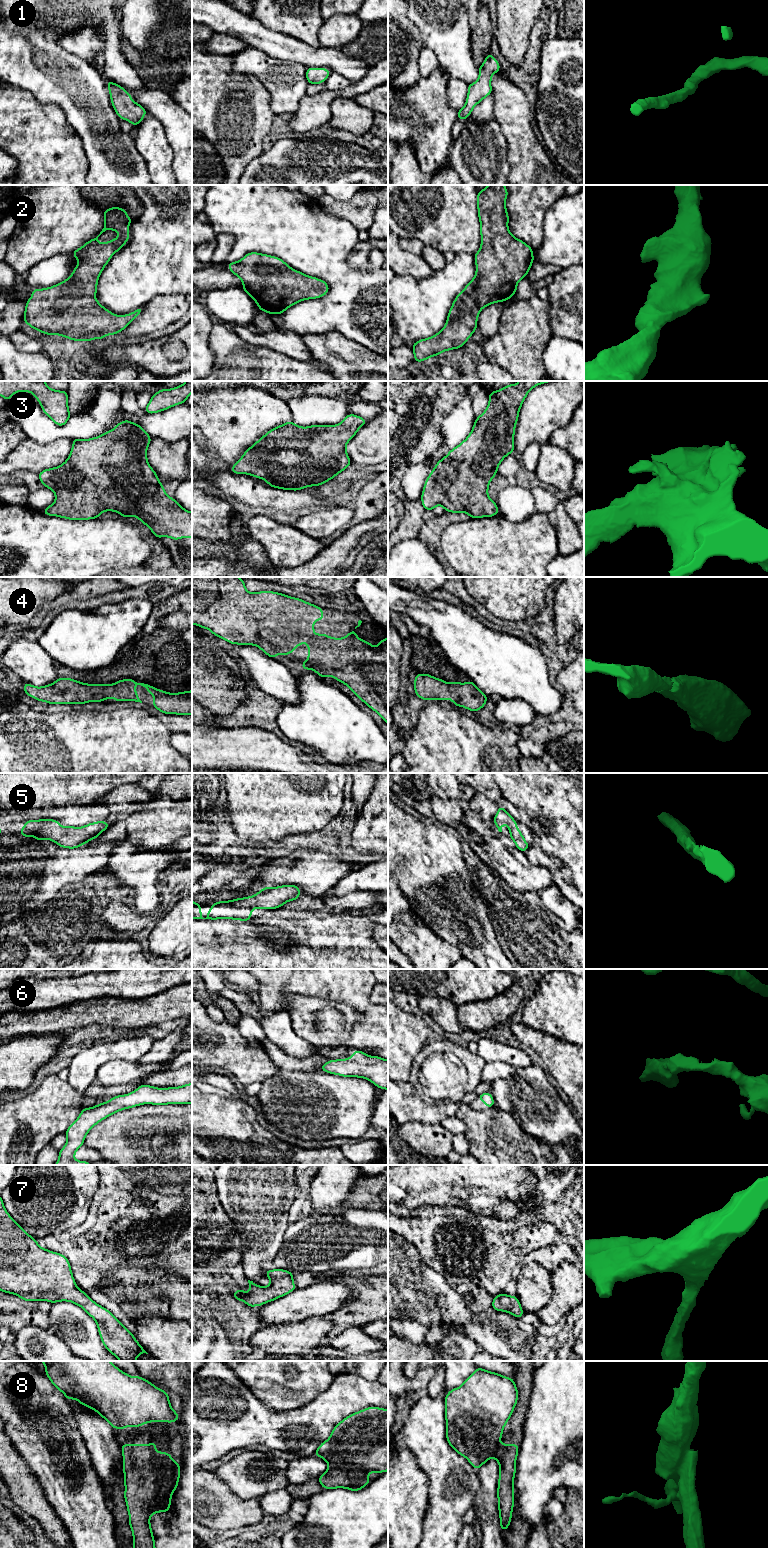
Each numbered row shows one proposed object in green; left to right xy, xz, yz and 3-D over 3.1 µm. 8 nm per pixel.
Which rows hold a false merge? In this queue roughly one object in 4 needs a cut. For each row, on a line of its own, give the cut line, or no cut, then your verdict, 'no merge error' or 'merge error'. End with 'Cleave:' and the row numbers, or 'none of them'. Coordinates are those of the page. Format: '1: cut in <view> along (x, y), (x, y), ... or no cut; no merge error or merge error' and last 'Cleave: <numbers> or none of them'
1: no cut; no merge error
2: no cut; no merge error
3: no cut; no merge error
4: no cut; no merge error
5: no cut; no merge error
6: no cut; no merge error
7: no cut; no merge error
8: cut in xz along (375, 1470), (355, 1464), (353, 1466), (350, 1489); merge error
Cleave: 8

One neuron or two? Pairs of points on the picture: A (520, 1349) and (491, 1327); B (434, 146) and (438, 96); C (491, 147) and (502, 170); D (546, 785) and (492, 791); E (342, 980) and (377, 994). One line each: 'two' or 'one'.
A: one
B: one
C: one
D: two
E: two

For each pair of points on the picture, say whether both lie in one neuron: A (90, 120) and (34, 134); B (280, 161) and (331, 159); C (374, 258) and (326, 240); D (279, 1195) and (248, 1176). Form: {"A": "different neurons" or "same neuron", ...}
{"A": "different neurons", "B": "same neuron", "C": "different neurons", "D": "same neuron"}

